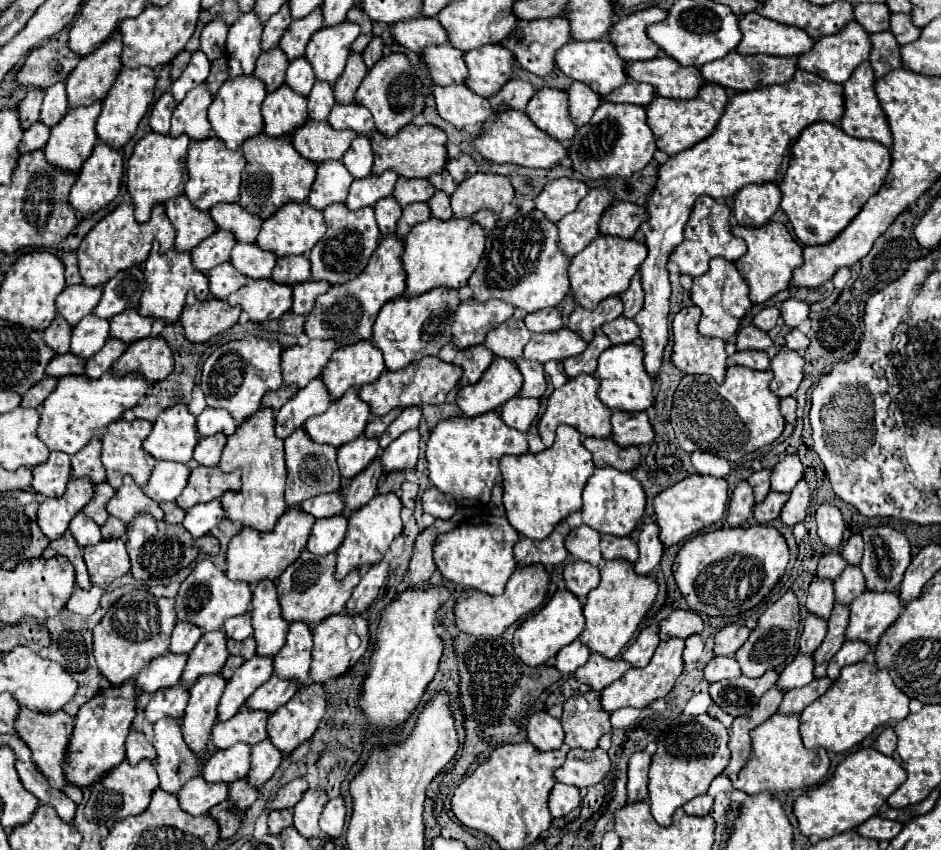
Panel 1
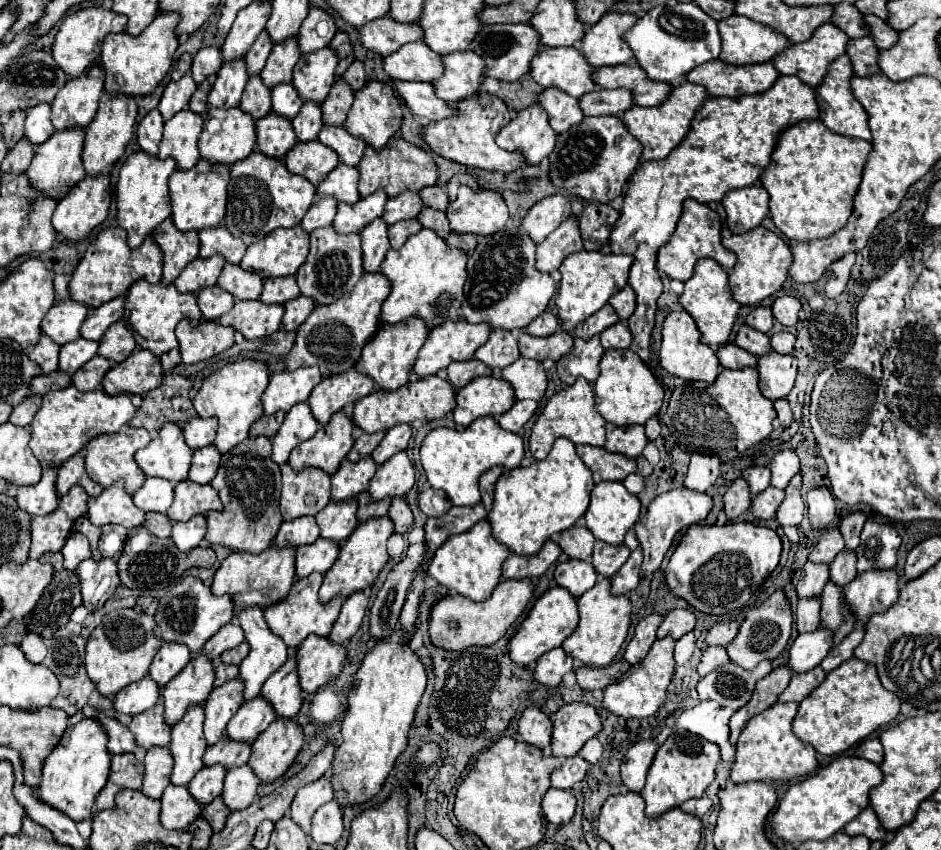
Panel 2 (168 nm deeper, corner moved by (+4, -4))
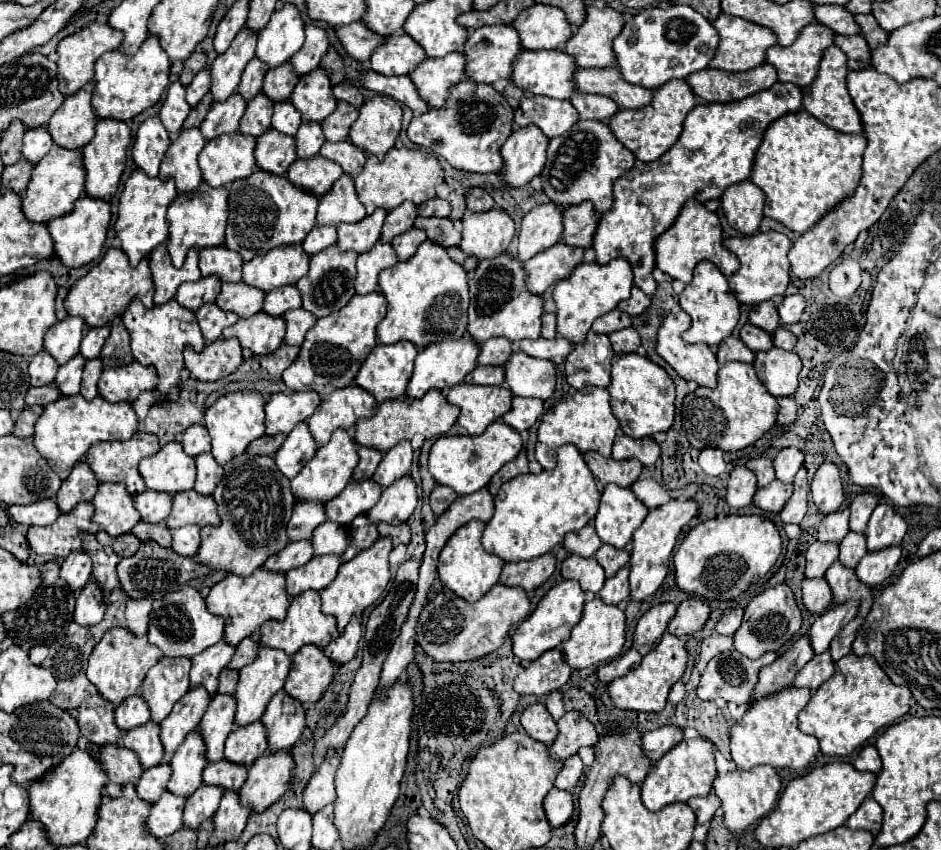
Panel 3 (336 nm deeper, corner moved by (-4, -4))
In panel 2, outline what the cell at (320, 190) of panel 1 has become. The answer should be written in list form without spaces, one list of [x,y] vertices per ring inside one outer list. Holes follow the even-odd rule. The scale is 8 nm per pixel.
[[[319,197],[317,203],[311,205],[311,209],[307,211],[305,219],[301,221],[303,231],[311,233],[311,231],[315,231],[315,229],[329,227],[329,225],[333,223],[335,211],[337,211],[337,203],[333,201],[333,197]]]

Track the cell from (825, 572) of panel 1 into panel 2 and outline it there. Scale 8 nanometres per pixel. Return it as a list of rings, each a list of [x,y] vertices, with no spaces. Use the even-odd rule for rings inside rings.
[[[839,527],[833,529],[825,529],[817,541],[817,545],[813,547],[813,551],[809,553],[811,561],[819,561],[819,563],[831,563],[835,559],[835,555],[845,547],[843,543],[843,535],[839,533]]]

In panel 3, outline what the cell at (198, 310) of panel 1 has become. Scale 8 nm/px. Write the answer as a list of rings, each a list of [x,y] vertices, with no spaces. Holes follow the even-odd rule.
[[[219,337],[217,341],[205,345],[201,353],[197,353],[191,345],[187,345],[183,355],[185,355],[185,367],[189,369],[191,377],[201,381],[223,379],[229,373],[233,373],[243,361],[241,345],[239,341],[235,341],[235,337],[231,339]]]

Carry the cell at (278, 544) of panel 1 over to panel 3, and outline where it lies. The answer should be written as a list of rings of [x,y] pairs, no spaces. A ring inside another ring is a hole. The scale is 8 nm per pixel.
[[[265,567],[255,569],[255,573],[249,577],[239,577],[235,573],[229,573],[217,585],[213,585],[205,601],[211,613],[225,617],[225,641],[231,645],[237,645],[245,637],[251,637],[265,621],[283,619],[289,609],[285,575],[269,571]]]

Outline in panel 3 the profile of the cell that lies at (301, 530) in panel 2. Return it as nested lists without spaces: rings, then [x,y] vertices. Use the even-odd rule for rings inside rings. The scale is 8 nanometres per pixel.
[[[305,539],[305,541],[293,541],[293,543],[289,543],[285,549],[275,553],[275,557],[269,557],[263,565],[269,571],[281,571],[281,573],[285,573],[287,569],[305,565],[311,559],[313,559],[313,543],[309,539]]]

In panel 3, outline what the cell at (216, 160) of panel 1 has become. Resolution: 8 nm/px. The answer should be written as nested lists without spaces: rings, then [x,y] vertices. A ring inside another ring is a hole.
[[[205,181],[191,193],[179,193],[169,205],[169,253],[175,267],[185,263],[185,255],[191,247],[215,247],[225,243],[225,225],[227,225],[227,197],[229,191],[225,187],[209,187]]]

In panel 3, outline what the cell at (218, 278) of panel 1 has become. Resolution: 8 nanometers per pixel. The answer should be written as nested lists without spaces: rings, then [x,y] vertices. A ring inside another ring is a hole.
[[[207,303],[201,305],[199,311],[195,313],[199,327],[203,329],[203,337],[207,339],[207,343],[215,341],[221,337],[221,331],[233,323],[237,323],[237,313],[231,311],[223,311],[221,307],[217,307],[215,303]]]

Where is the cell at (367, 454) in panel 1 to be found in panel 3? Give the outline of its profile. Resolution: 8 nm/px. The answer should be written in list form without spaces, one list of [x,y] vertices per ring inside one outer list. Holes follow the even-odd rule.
[[[351,479],[343,493],[325,503],[327,519],[335,523],[351,523],[357,515],[367,513],[379,501],[381,491],[383,487],[373,479]]]

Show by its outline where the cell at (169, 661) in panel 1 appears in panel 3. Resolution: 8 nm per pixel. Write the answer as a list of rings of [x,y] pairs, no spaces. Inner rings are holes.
[[[141,695],[127,697],[121,705],[115,707],[115,723],[123,731],[139,727],[139,725],[147,723],[149,719],[151,719],[149,705],[147,705],[147,701]]]

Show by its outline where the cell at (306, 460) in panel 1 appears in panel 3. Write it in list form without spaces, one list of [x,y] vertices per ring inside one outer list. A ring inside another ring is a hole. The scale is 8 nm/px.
[[[295,501],[293,515],[287,525],[289,541],[311,539],[313,529],[325,519],[325,505],[321,501]]]

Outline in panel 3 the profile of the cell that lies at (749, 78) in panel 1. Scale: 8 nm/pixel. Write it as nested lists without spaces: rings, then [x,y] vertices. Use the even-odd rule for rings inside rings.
[[[769,63],[753,67],[743,73],[731,73],[723,69],[701,69],[699,73],[691,73],[687,83],[693,93],[707,103],[729,103],[737,99],[745,99],[747,95],[769,89],[777,81],[777,69]]]

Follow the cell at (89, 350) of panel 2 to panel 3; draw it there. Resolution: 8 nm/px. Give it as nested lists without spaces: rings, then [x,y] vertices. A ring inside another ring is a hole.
[[[77,353],[75,357],[71,357],[65,365],[59,367],[55,383],[59,385],[59,391],[63,395],[77,395],[79,393],[79,385],[81,385],[81,373],[83,373],[83,365],[85,365],[85,357],[81,353]]]

